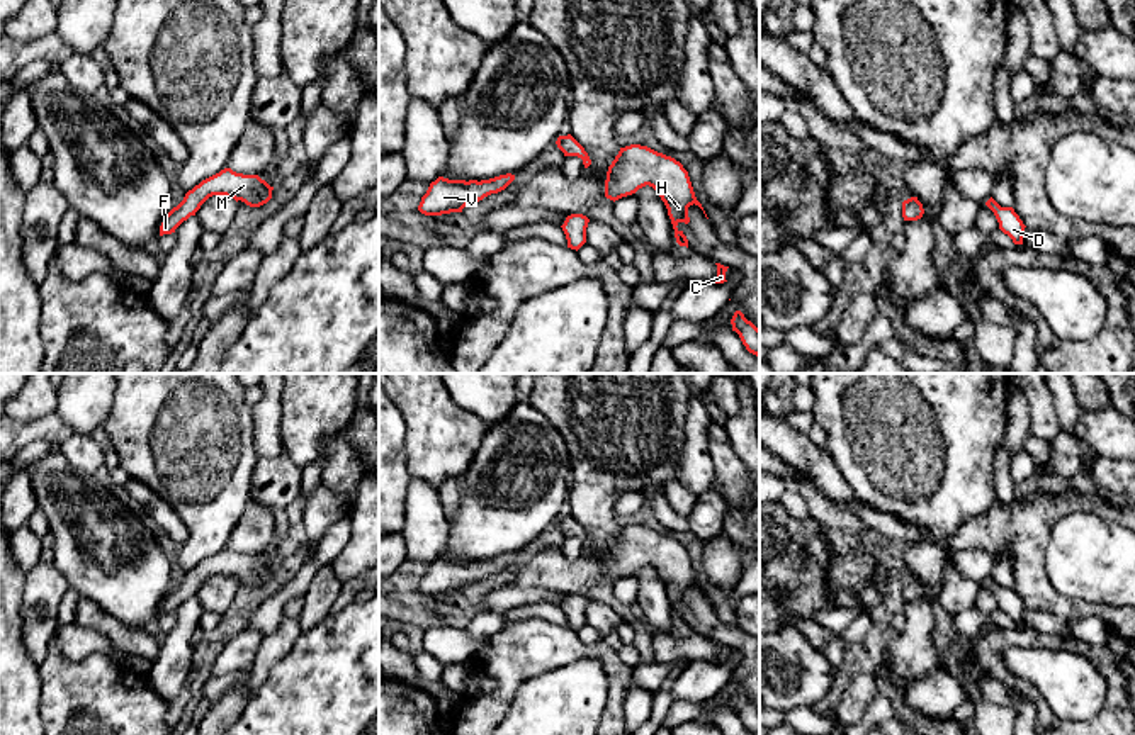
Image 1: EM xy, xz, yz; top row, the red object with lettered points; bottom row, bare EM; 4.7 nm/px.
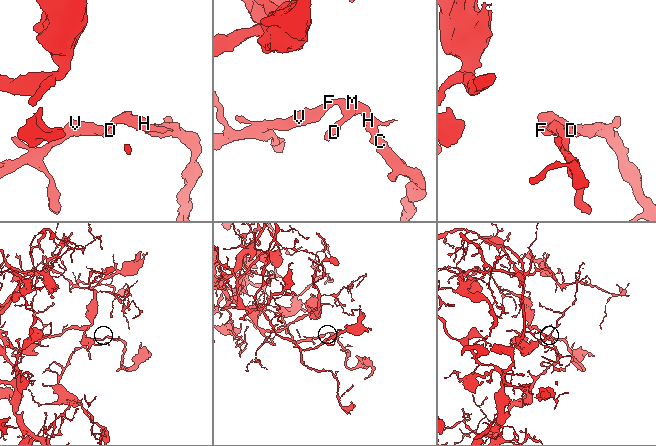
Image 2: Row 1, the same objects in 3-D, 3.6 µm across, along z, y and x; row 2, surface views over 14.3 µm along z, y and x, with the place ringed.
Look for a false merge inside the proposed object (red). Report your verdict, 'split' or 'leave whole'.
leave whole

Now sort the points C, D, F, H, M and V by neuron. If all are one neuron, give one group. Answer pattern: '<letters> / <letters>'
C D F H M V

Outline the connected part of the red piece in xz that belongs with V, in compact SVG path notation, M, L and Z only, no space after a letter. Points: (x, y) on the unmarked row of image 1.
M506 553L489 560L449 560L438 557L421 577L418 591L425 596L462 592L466 586L476 584L491 574L505 570L515 555Z

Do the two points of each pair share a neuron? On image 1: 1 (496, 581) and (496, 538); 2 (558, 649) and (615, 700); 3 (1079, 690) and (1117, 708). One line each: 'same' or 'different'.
1: different
2: same
3: different

